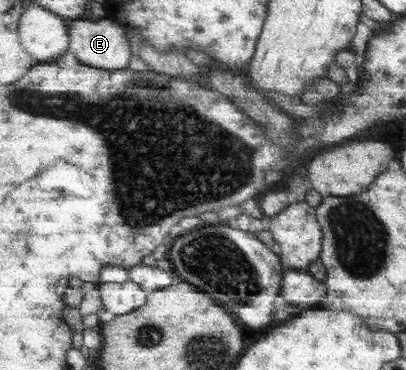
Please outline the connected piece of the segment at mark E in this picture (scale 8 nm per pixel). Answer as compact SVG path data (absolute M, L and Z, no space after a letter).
M106 16L96 20L73 19L69 24L69 35L71 38L69 51L76 54L83 63L106 70L128 69L133 49L125 28L114 18Z

